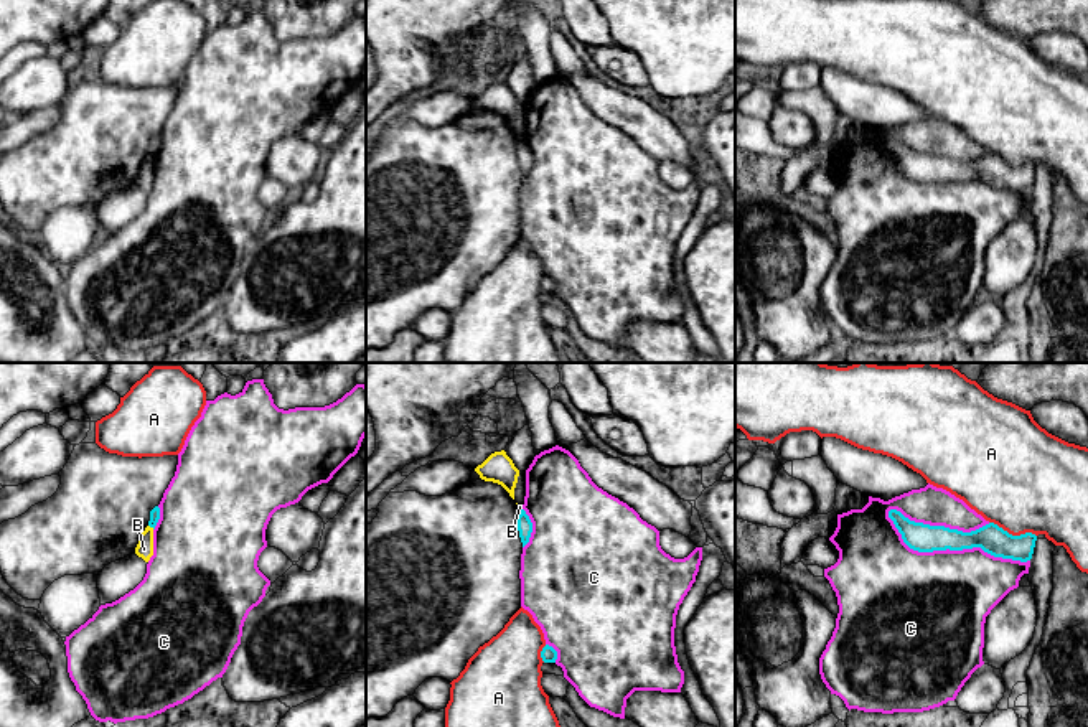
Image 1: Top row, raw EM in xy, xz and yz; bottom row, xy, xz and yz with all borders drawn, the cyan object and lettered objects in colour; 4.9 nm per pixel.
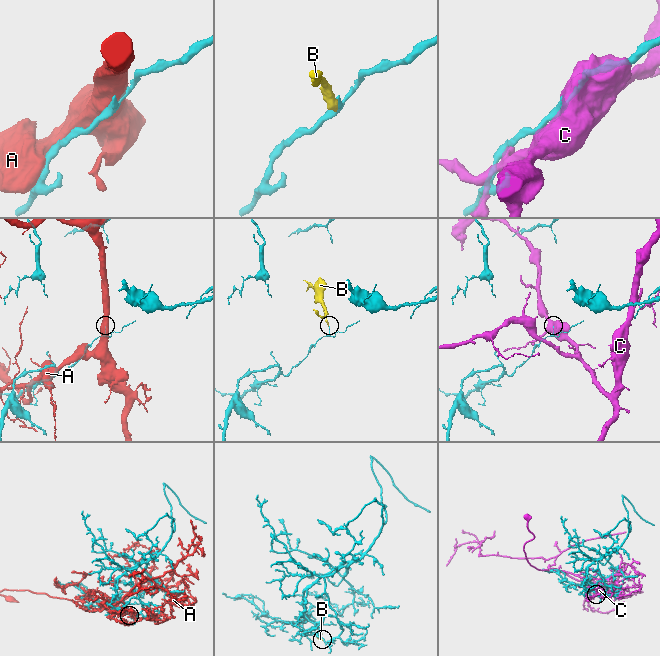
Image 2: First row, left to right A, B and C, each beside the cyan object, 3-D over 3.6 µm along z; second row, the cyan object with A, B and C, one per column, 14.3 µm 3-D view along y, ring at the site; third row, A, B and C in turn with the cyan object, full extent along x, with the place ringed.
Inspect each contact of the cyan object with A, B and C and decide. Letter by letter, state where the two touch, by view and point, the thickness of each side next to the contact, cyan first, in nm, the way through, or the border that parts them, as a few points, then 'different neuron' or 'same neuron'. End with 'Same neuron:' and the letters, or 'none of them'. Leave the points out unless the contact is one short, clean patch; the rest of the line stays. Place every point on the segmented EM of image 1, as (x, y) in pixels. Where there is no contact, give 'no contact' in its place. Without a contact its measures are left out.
A: meets cyan in yz at (1011, 534); 140 nm thick on the cyan side, 460 nm on the other; different neuron
B: meets cyan in xy at (152, 526); 50 nm thick on the cyan side, 90 nm on the other; border along xy (149, 525), (154, 528); different neuron
C: meets cyan in yz at (952, 549); 140 nm thick on the cyan side, 480 nm on the other; different neuron
Same neuron: none of them

